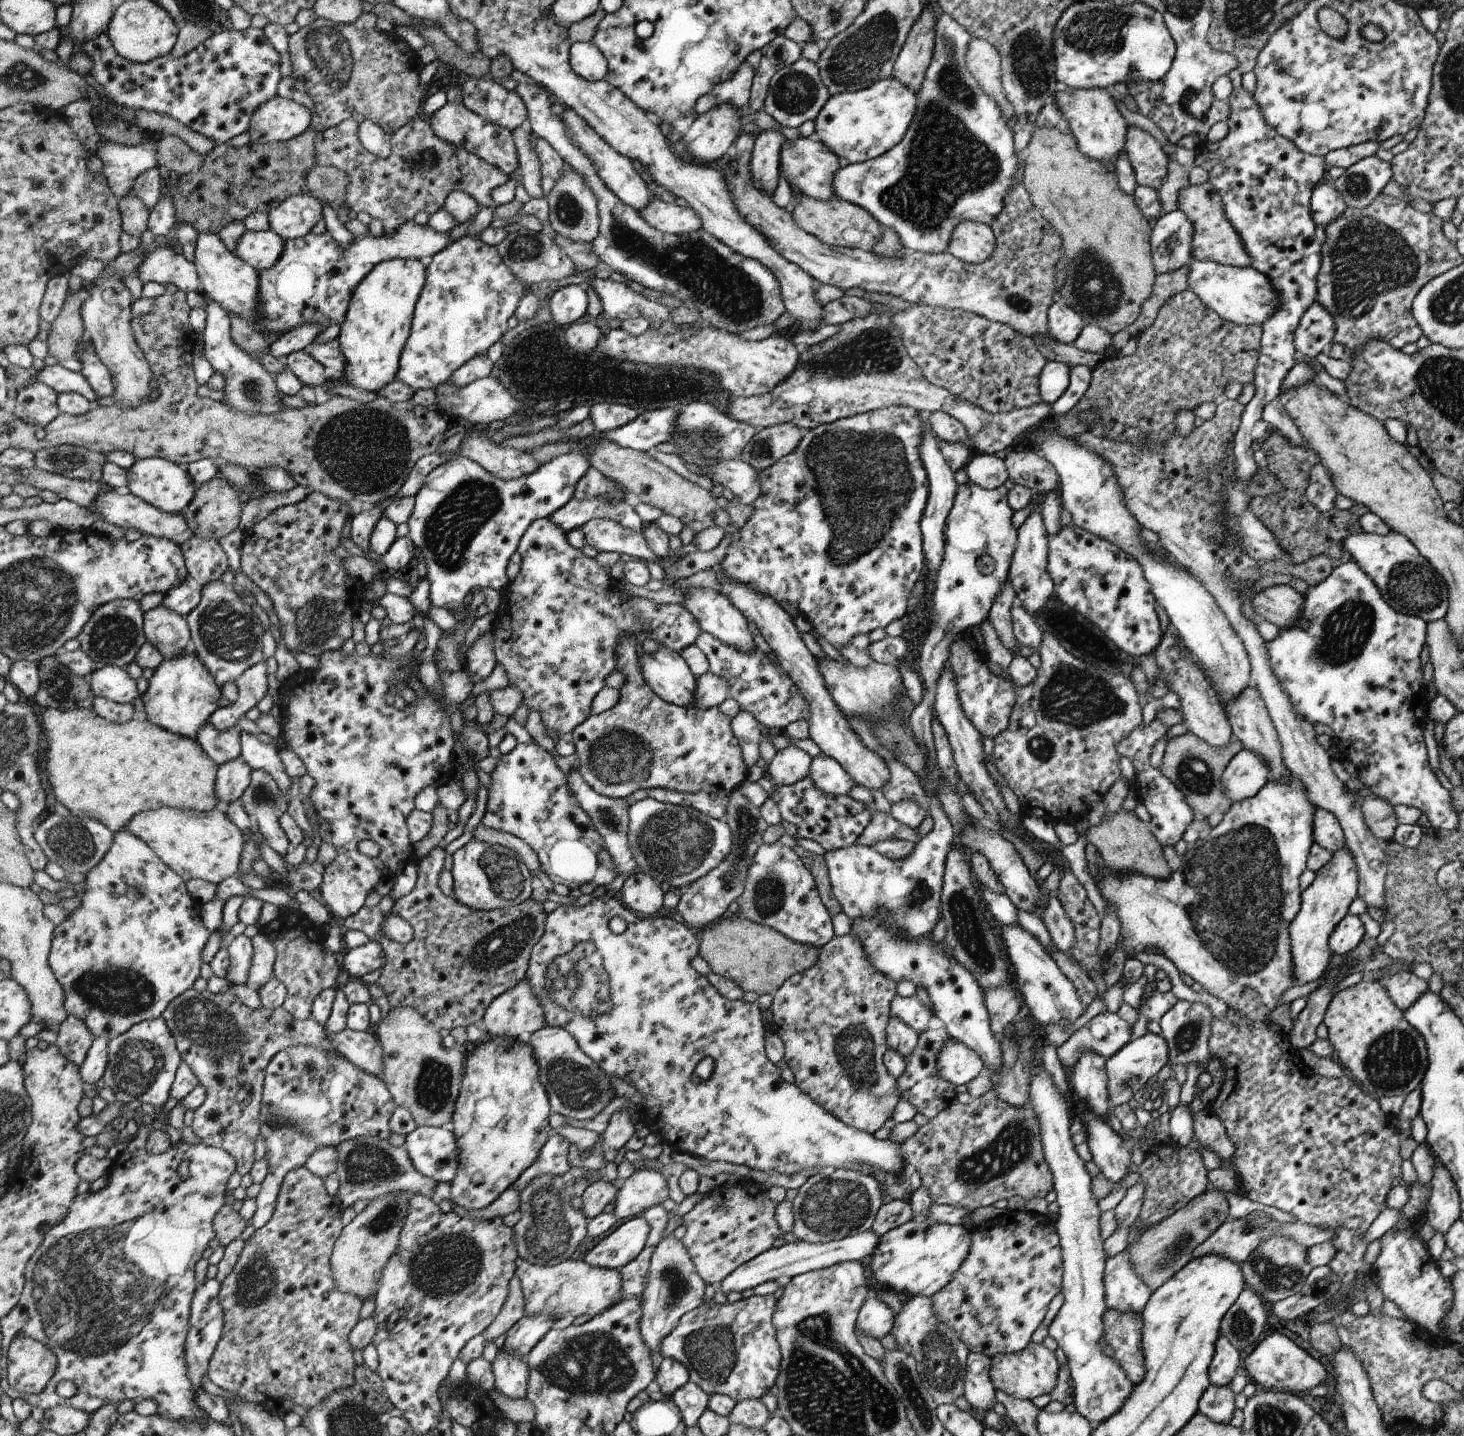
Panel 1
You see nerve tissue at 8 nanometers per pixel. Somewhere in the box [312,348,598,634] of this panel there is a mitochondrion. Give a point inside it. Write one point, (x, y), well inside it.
(449, 529)

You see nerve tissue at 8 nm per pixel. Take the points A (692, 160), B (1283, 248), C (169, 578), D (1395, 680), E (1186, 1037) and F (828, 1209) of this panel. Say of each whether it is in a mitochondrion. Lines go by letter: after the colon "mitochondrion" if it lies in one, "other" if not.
A: other
B: other
C: other
D: other
E: mitochondrion
F: mitochondrion

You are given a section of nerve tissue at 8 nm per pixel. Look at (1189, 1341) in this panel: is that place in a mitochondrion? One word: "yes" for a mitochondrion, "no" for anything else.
no

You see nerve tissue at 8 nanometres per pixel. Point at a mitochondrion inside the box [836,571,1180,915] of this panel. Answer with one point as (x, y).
(1073, 696)

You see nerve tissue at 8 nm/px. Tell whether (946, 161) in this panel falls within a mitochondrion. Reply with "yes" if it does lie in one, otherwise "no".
yes

